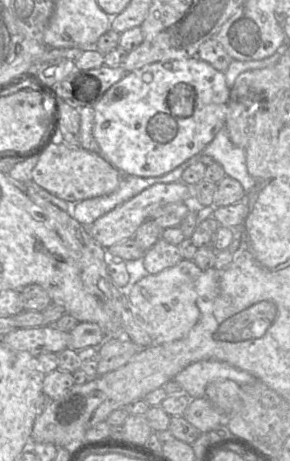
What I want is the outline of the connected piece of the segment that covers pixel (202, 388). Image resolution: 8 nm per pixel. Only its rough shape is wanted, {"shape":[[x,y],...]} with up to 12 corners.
{"shape":[[213,360],[192,363],[173,379],[190,399],[206,386],[231,380],[259,381],[246,371]]}

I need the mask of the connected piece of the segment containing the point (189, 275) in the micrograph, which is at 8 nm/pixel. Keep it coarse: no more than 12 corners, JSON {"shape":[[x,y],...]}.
{"shape":[[192,260],[124,291],[154,345],[185,337],[219,272]]}

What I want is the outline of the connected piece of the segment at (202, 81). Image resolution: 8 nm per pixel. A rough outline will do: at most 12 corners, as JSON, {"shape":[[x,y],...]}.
{"shape":[[128,72],[94,106],[100,155],[163,176],[224,128],[223,72]]}

